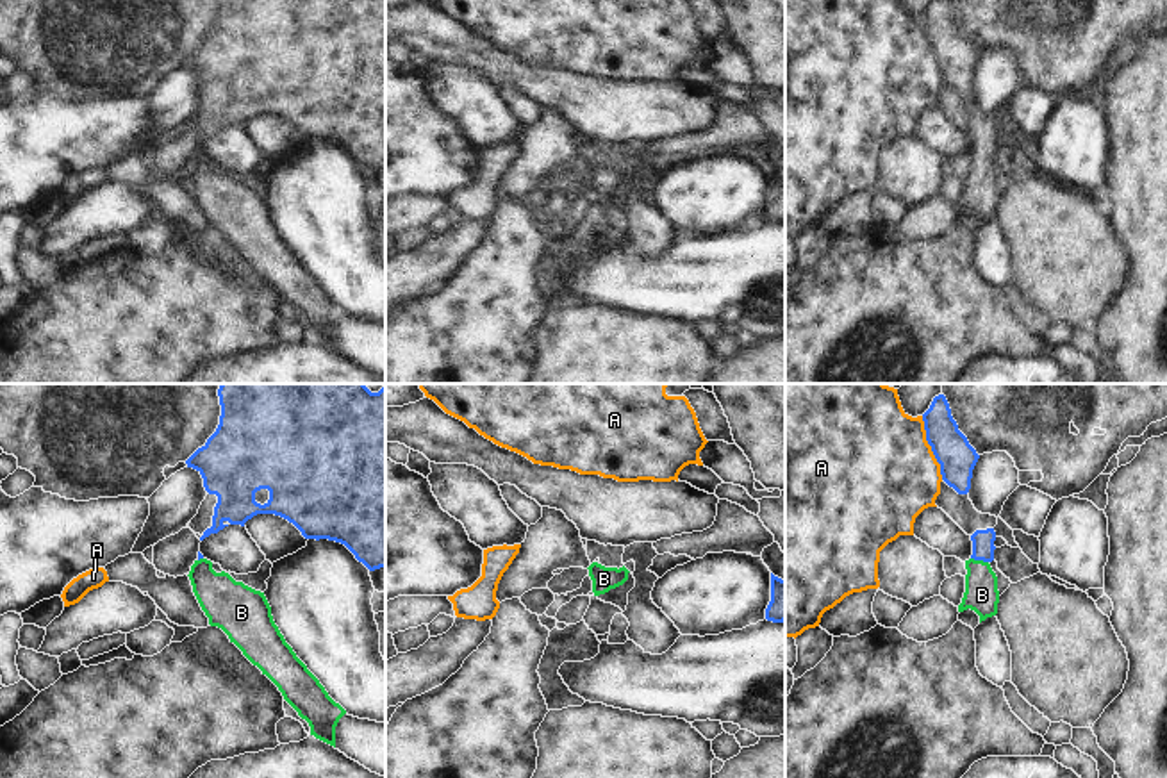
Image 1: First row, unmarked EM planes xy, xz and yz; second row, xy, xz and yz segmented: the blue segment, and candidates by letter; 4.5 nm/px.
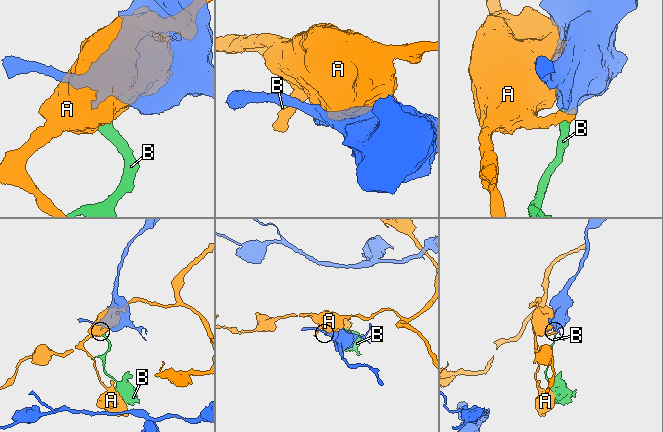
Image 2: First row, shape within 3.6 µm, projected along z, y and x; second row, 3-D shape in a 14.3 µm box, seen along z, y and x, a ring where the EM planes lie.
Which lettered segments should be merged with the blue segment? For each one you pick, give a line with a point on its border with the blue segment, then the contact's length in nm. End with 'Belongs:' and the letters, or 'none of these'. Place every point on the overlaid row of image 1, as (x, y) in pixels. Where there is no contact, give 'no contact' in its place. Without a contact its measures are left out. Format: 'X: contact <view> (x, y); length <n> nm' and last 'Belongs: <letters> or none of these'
B: contact yz (980, 559); length 80 nm
Belongs: B

